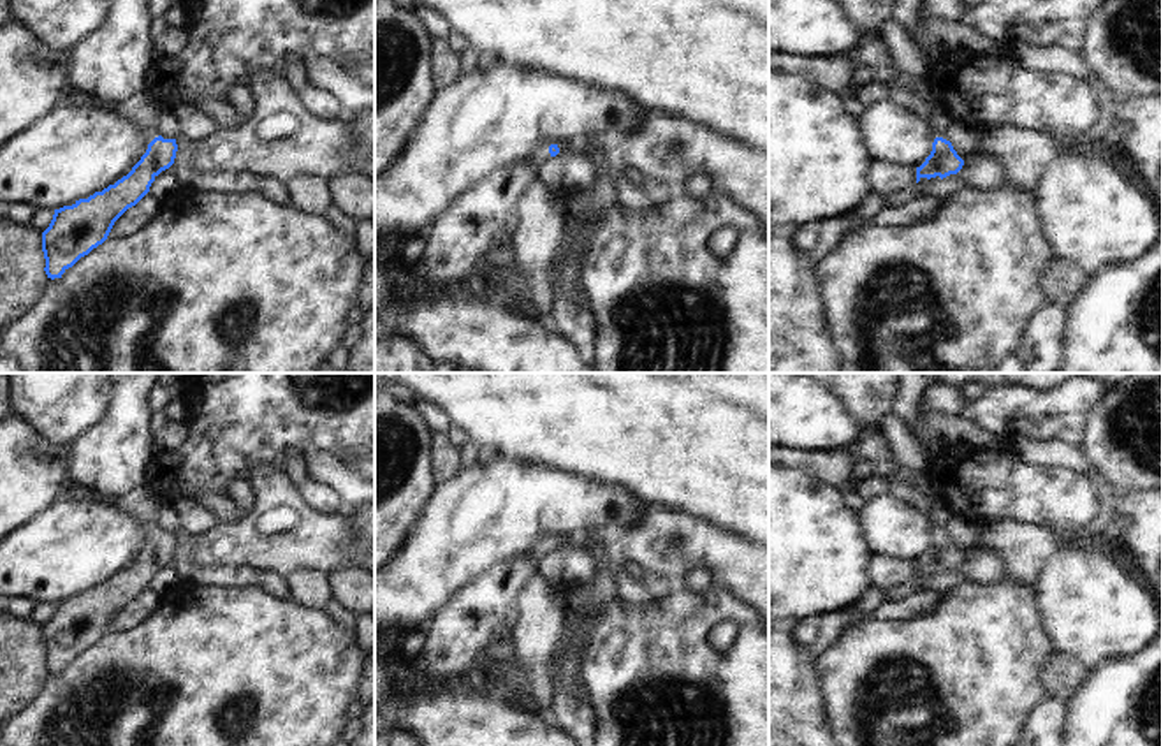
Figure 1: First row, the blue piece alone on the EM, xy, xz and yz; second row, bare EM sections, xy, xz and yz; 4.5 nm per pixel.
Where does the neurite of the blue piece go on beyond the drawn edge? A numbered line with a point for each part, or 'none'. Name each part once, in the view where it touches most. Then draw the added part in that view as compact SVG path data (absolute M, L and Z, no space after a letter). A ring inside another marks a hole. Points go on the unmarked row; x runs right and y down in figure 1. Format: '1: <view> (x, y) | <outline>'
1: yz (941, 516) | M929 493L932 498L934 505L934 514L932 514L932 533L943 531L948 535L948 524L955 517L952 510L945 508L939 498L934 493Z

